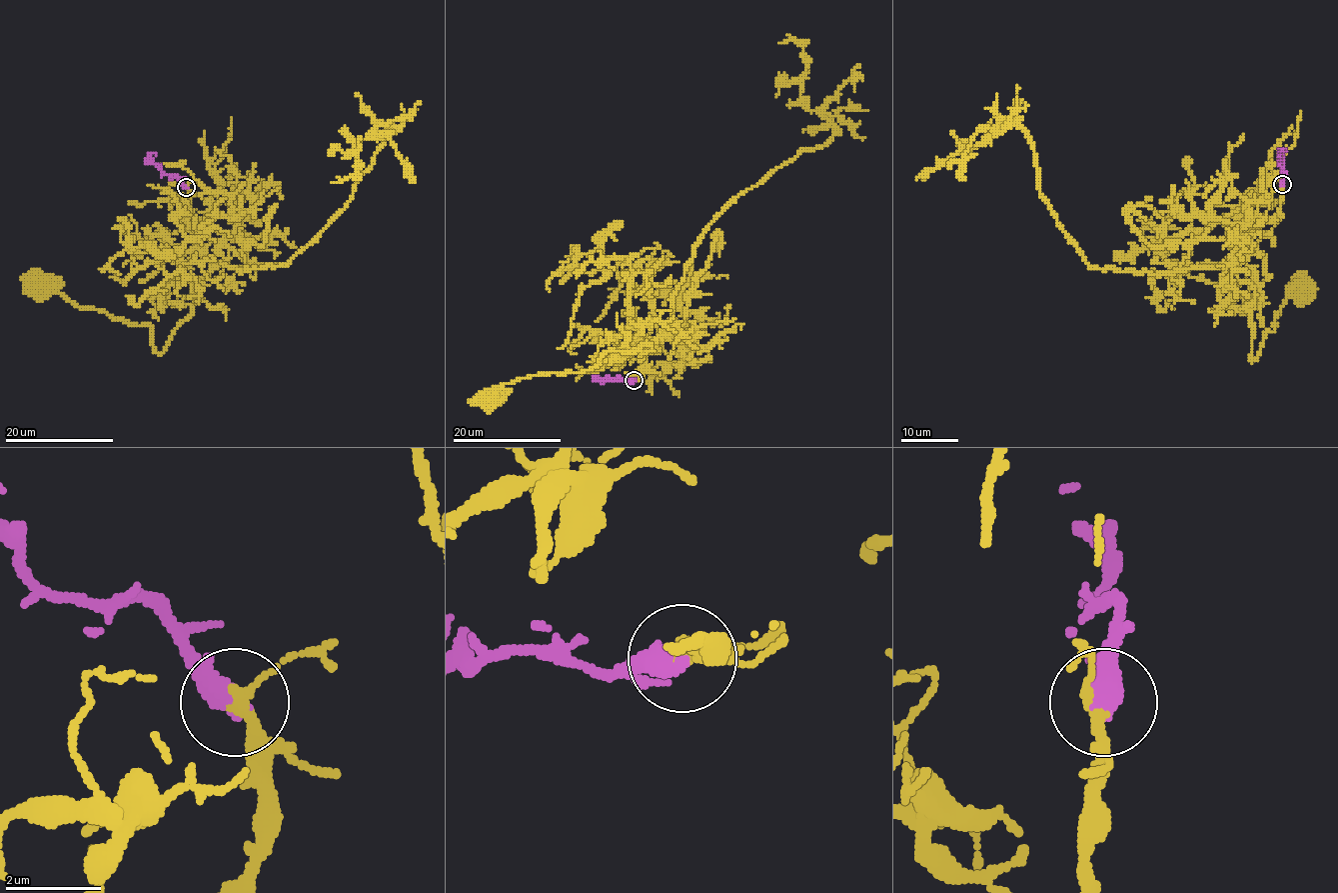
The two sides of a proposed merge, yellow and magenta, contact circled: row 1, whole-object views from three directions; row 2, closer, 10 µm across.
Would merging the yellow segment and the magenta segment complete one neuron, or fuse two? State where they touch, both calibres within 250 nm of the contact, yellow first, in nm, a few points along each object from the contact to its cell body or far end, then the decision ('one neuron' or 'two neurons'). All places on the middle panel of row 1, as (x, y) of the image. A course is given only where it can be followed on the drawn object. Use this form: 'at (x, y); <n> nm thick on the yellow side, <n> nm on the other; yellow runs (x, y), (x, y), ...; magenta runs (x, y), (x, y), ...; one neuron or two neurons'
at (634, 380); 190 nm thick on the yellow side, 550 nm on the other; yellow runs (634, 379), (660, 335), (642, 353), (608, 352), (596, 366), (529, 376), (506, 383), (487, 396); magenta runs (634, 380), (600, 380), (596, 376), (602, 383), (604, 381); one neuron

